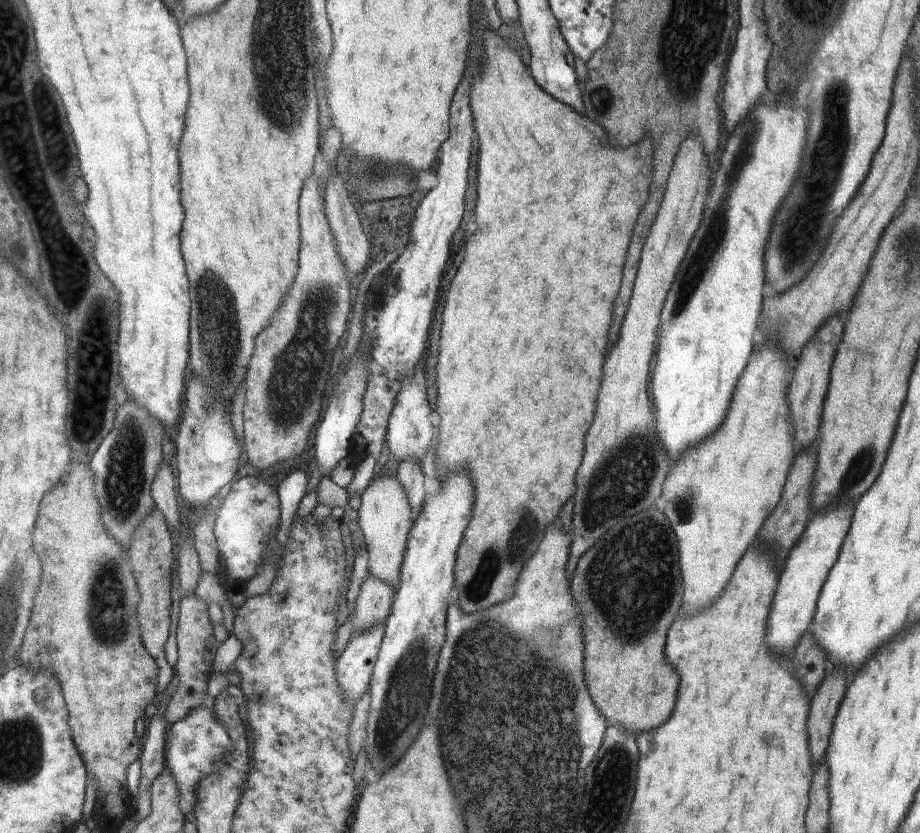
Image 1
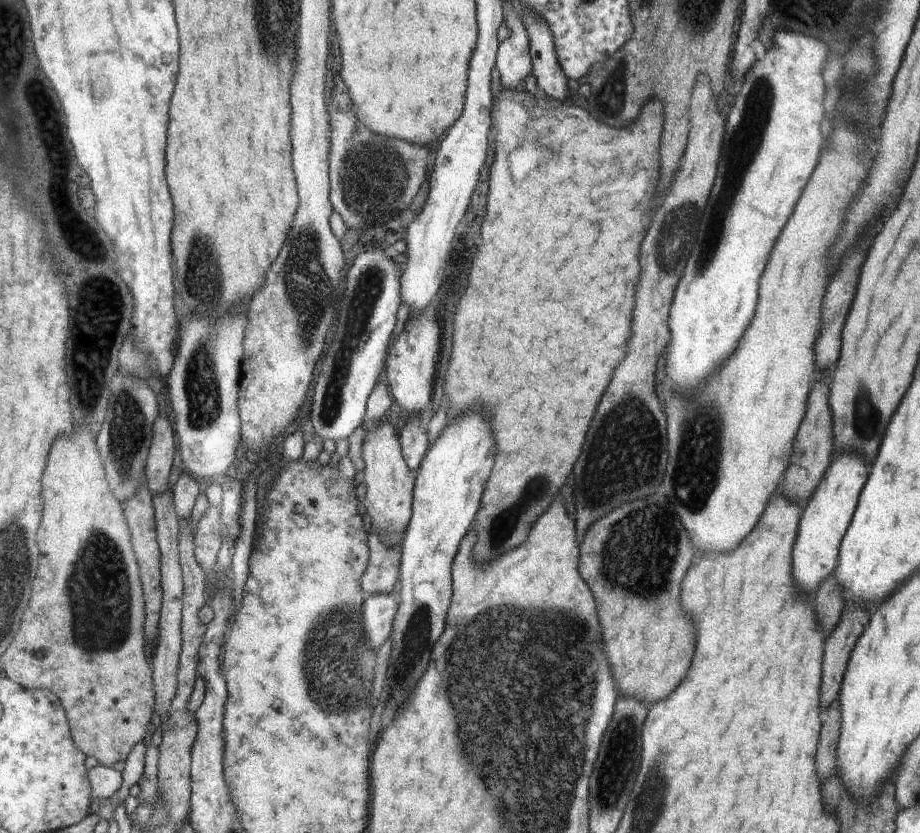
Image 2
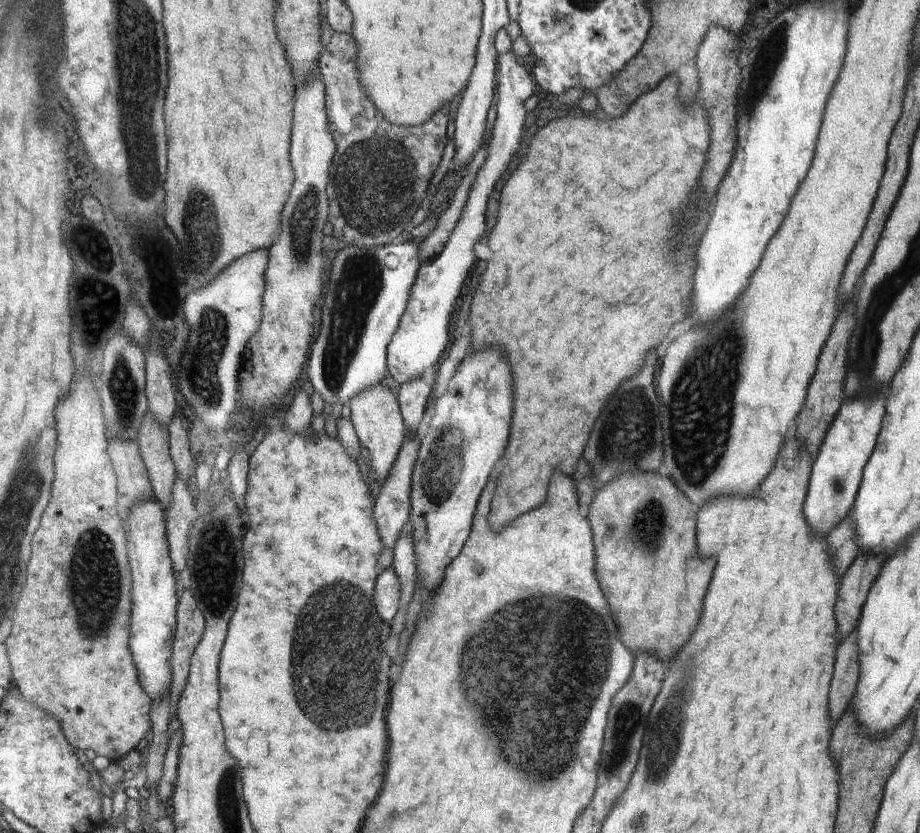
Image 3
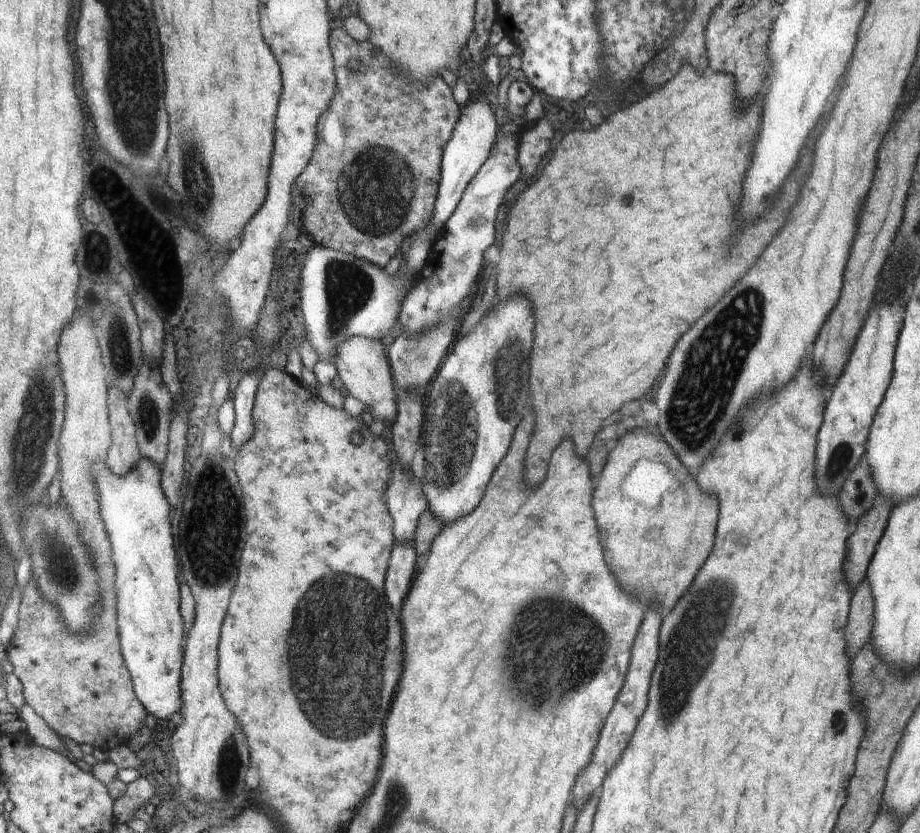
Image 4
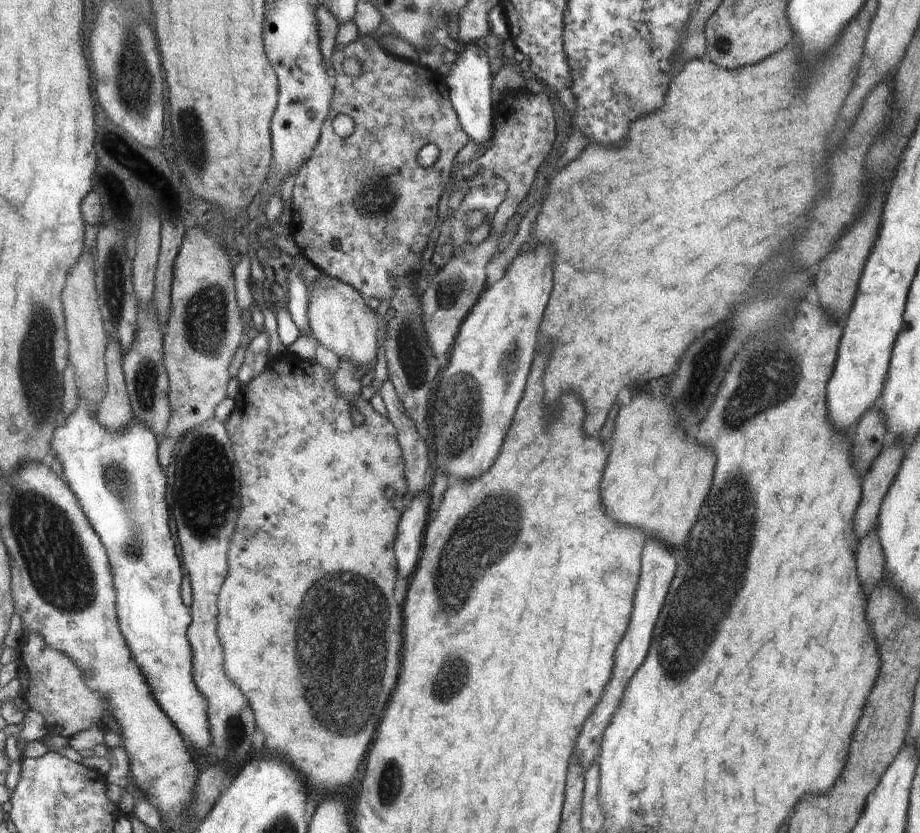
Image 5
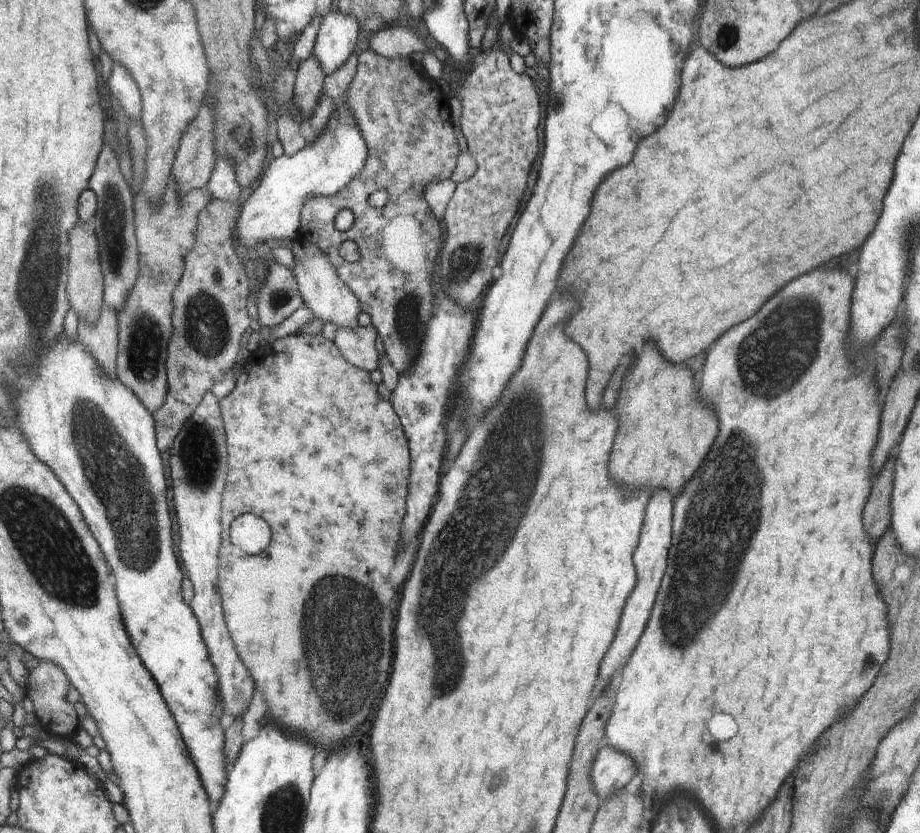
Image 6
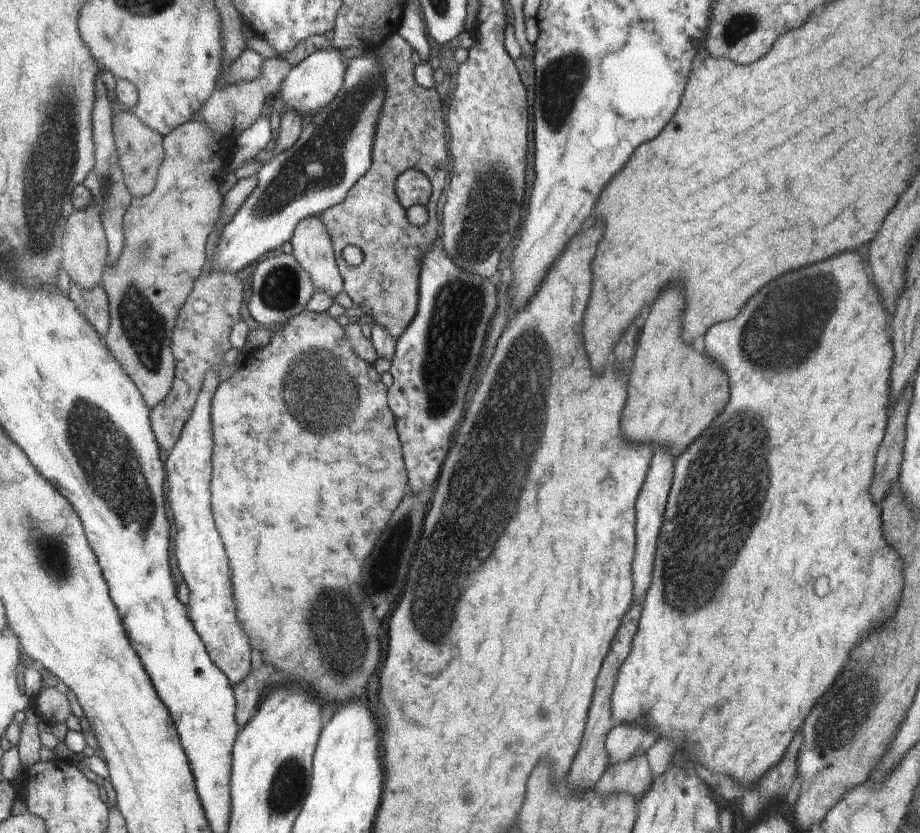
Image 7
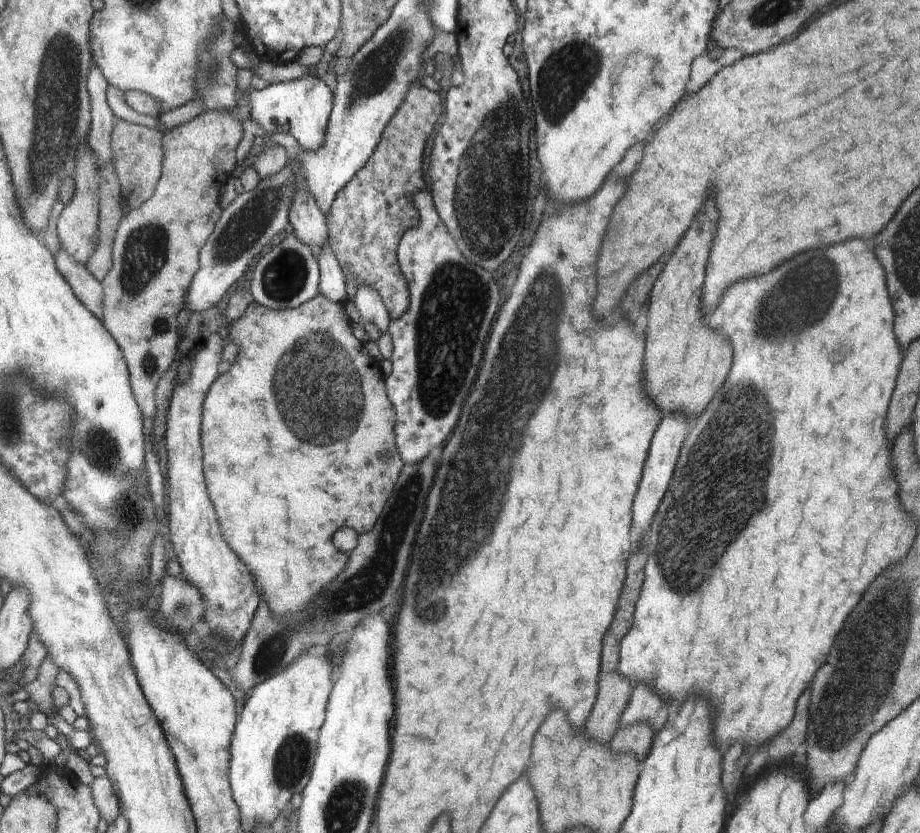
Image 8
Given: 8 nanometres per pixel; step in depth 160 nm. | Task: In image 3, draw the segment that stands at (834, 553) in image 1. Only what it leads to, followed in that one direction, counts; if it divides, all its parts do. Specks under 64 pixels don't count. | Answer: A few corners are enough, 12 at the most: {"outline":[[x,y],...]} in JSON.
{"outline":[[884,392],[844,400],[803,504],[817,537],[853,508]]}

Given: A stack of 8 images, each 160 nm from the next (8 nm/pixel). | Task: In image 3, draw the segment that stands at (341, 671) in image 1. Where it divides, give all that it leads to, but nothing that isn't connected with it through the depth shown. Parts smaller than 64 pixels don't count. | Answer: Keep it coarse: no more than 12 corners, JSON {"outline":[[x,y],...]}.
{"outline":[[382,570],[373,597],[391,624],[401,603],[400,577]]}

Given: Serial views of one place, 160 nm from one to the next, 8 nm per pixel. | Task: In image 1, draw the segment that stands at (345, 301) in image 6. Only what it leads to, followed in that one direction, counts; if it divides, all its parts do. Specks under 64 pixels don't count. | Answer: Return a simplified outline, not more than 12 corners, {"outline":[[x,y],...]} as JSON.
{"outline":[[401,481],[369,482],[357,512],[369,573],[397,588],[419,512]]}

